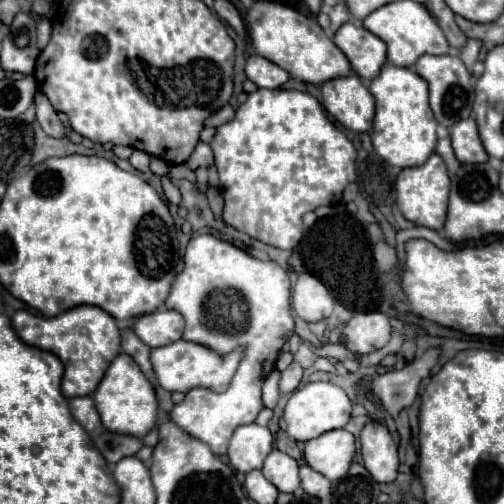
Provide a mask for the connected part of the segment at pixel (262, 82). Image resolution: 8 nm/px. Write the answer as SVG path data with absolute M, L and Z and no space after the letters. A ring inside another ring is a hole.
M250 55L246 61L246 75L250 81L254 81L258 87L266 89L278 89L288 81L288 71L278 67L276 63L260 57L260 55Z

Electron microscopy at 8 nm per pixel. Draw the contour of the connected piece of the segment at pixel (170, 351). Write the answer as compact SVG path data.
M180 339L176 343L152 349L150 361L154 365L154 373L156 373L156 379L158 379L162 389L188 393L194 387L204 387L204 389L210 389L210 391L226 391L230 379L236 373L238 363L242 361L242 357L244 357L244 347L238 347L236 351L220 355L206 345Z

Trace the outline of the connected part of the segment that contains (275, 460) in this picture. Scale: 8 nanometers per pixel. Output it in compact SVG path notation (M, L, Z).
M272 449L270 455L266 457L264 461L264 467L262 467L262 473L264 477L276 485L278 491L282 493L292 493L298 489L300 485L300 477L298 477L298 463L288 457L286 453L278 451L278 449Z

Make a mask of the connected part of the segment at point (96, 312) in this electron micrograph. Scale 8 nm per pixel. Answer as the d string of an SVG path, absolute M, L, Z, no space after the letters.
M78 305L56 317L42 317L22 309L12 317L12 325L24 343L52 351L60 357L66 369L62 379L62 395L68 399L92 395L104 377L108 363L112 363L112 359L120 353L120 329L116 319L100 307Z

